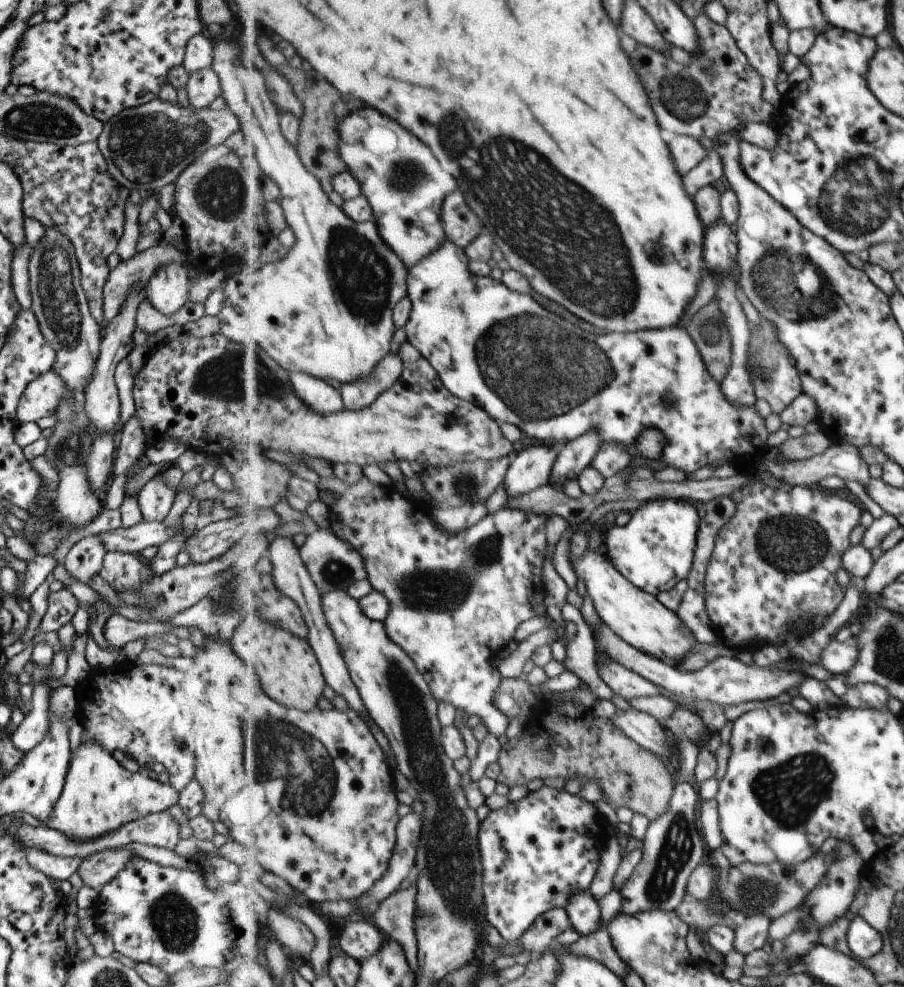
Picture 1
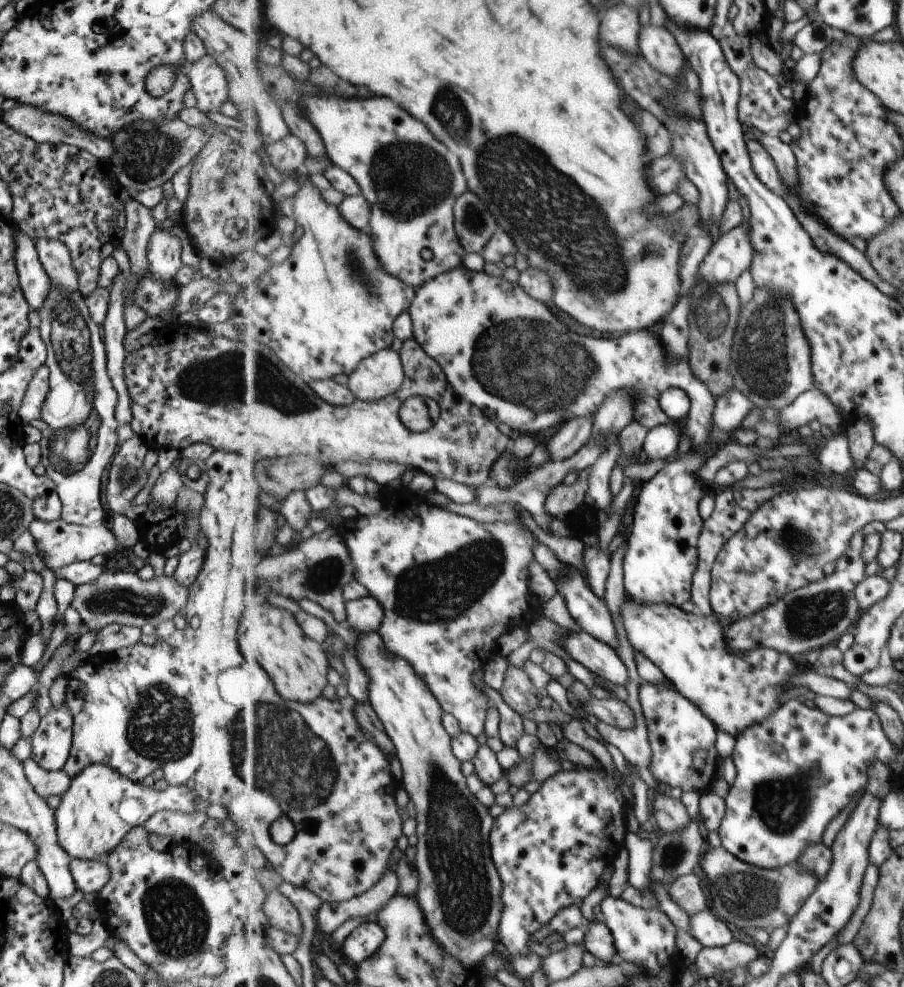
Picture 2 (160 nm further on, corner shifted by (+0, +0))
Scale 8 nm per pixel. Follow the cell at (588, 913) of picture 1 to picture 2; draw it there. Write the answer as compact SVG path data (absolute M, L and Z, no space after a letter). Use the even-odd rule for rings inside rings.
M604 922L589 923L588 930L584 934L583 944L589 953L605 963L619 960L613 934Z

